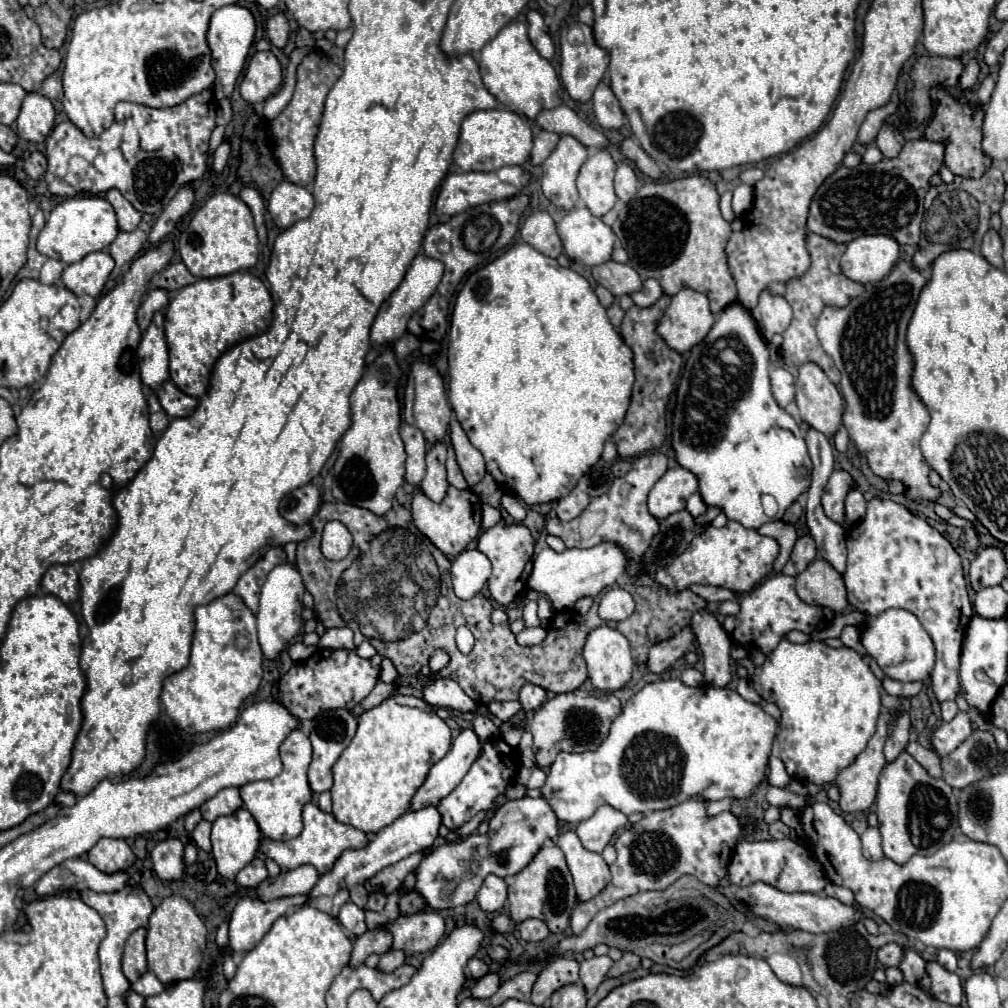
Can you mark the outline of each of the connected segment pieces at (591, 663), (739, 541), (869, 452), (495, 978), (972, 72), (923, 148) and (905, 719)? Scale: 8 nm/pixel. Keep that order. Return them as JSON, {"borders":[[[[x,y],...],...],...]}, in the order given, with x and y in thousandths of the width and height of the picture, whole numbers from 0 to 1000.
{"borders":[[[[605,621],[589,623],[579,639],[579,655],[587,679],[595,685],[615,685],[627,673],[625,639]]],[[[722,518],[716,524],[702,522],[692,530],[677,552],[673,552],[663,563],[651,569],[651,577],[665,587],[681,585],[685,579],[706,579],[722,583],[730,589],[744,587],[756,573],[768,565],[768,556],[772,554],[774,542],[764,532],[754,532],[750,526],[738,524],[732,518]]],[[[891,260],[877,278],[861,282],[859,288],[845,298],[845,302],[837,306],[817,306],[810,321],[810,331],[815,345],[825,353],[829,365],[835,371],[833,387],[839,397],[837,423],[845,433],[849,444],[861,456],[861,462],[869,472],[877,476],[893,476],[897,480],[897,492],[913,500],[929,498],[933,494],[933,484],[927,484],[921,476],[925,464],[915,452],[911,440],[923,421],[923,411],[903,383],[905,353],[899,343],[899,323],[917,282],[919,276],[911,268],[907,268],[901,260]]],[[[498,960],[496,964],[492,964],[492,966],[482,966],[482,968],[478,968],[478,972],[472,974],[472,978],[468,980],[468,990],[480,992],[480,990],[490,988],[492,982],[494,982],[494,978],[496,978],[496,968],[498,968],[498,966],[500,966],[500,960]]],[[[968,60],[966,62],[962,62],[958,67],[956,67],[956,71],[954,71],[954,75],[952,75],[952,85],[958,89],[958,87],[962,87],[968,79],[970,79],[970,71],[972,71],[972,65],[968,63]]],[[[917,137],[913,139],[901,139],[895,147],[895,151],[889,157],[877,157],[871,163],[853,163],[849,167],[831,167],[825,175],[821,175],[812,190],[806,196],[804,202],[804,214],[802,214],[802,228],[817,234],[821,238],[829,238],[831,242],[841,242],[853,234],[861,232],[877,232],[885,234],[891,242],[903,242],[909,244],[913,236],[913,222],[917,216],[917,194],[923,187],[923,177],[933,169],[937,157],[937,145],[929,141],[921,141]]],[[[893,706],[891,714],[885,722],[885,728],[881,730],[879,740],[877,740],[877,750],[881,756],[885,756],[899,742],[901,730],[903,730],[903,710],[901,710],[901,706]]]]}

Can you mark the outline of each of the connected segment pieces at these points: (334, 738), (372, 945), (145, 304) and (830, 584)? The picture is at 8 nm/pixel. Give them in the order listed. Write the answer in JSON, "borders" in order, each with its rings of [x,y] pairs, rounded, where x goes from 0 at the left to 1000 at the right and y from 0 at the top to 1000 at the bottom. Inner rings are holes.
{"borders":[[[[337,702],[317,708],[310,714],[308,736],[310,736],[310,758],[306,762],[306,776],[310,786],[317,788],[329,782],[329,760],[347,738],[353,726],[353,712]]],[[[381,919],[373,921],[373,923],[365,923],[365,925],[361,925],[361,929],[355,929],[351,933],[347,958],[359,956],[363,952],[363,948],[367,948],[367,946],[379,948],[387,940],[389,940],[389,929],[385,929],[385,923]]],[[[153,286],[153,288],[149,288],[149,290],[143,294],[143,298],[141,298],[141,302],[139,302],[137,310],[135,310],[135,317],[137,317],[137,323],[139,323],[141,329],[143,329],[143,327],[147,325],[147,321],[151,319],[153,310],[159,308],[159,306],[163,306],[165,302],[167,302],[167,290],[165,290],[165,288]]],[[[810,554],[790,571],[790,589],[800,599],[819,601],[827,607],[837,607],[841,603],[835,571],[815,554]]]]}

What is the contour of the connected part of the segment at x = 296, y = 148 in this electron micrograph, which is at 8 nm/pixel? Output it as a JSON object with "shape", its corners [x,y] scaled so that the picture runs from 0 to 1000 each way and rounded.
{"shape":[[[308,52],[294,69],[294,87],[288,103],[282,111],[267,121],[268,130],[274,139],[274,161],[278,163],[282,175],[292,183],[306,185],[312,179],[313,161],[312,161],[312,137],[315,131],[315,123],[321,111],[321,102],[329,83],[337,77],[339,67],[333,65],[325,56]]]}

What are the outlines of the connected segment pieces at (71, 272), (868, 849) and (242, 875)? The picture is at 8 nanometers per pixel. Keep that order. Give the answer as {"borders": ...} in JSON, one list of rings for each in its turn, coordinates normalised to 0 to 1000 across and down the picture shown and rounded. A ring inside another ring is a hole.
{"borders":[[[[91,250],[79,260],[67,262],[62,270],[62,280],[75,294],[99,294],[103,282],[113,268],[113,256],[107,250]]],[[[861,821],[855,827],[855,847],[859,849],[859,853],[875,853],[877,845],[875,845],[875,831],[871,821]]],[[[252,851],[250,857],[246,857],[244,861],[240,861],[240,863],[234,867],[232,875],[234,875],[234,879],[238,879],[238,881],[254,881],[254,879],[256,879],[260,873],[264,873],[264,871],[266,871],[266,865],[264,865],[262,853]]]]}

